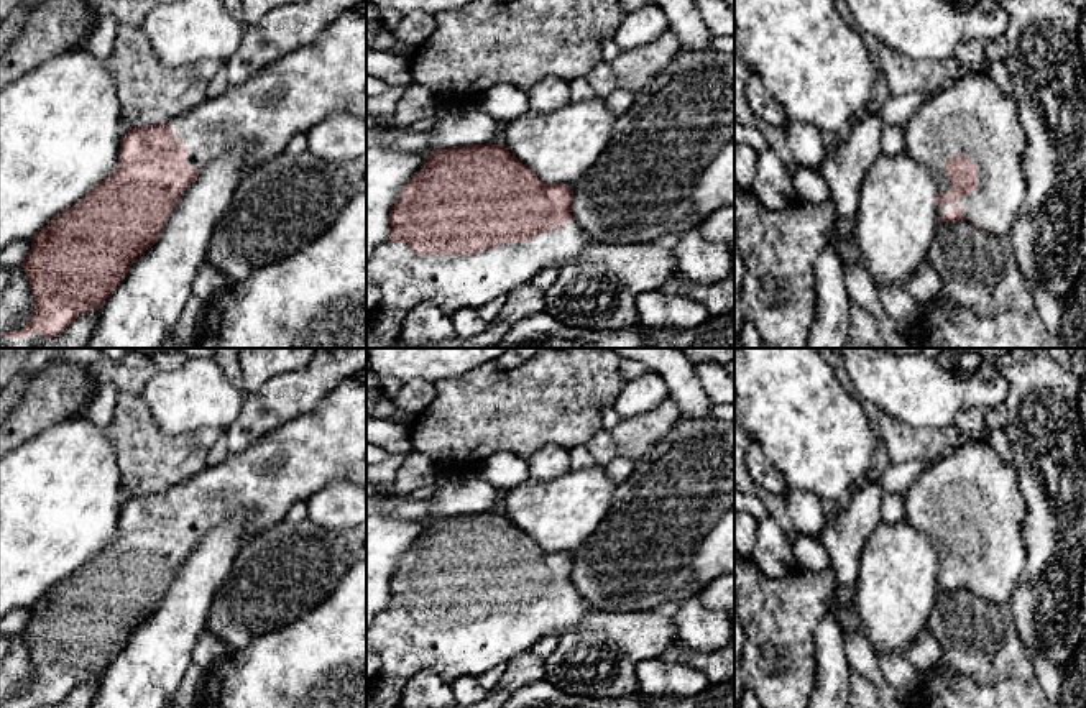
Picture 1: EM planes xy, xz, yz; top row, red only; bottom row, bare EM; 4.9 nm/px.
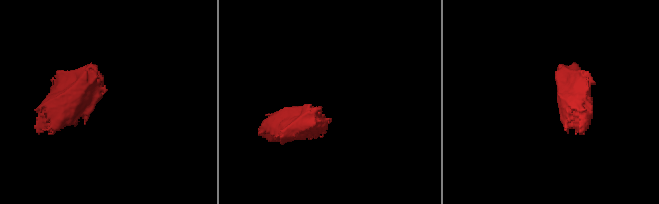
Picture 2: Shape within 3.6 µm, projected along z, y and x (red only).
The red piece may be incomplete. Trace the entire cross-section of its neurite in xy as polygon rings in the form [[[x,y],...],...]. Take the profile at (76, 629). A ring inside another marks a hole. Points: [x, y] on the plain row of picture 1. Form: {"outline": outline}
{"outline": [[[355,378],[342,381],[311,412],[263,435],[246,450],[237,455],[228,453],[223,462],[204,467],[192,478],[166,491],[131,496],[120,511],[115,540],[31,605],[31,618],[21,636],[35,665],[35,677],[23,693],[7,700],[2,708],[53,706],[77,685],[97,675],[102,677],[123,651],[131,632],[159,608],[179,567],[212,527],[243,513],[246,532],[253,539],[279,524],[294,503],[307,501],[337,480],[366,486],[366,383]]]}

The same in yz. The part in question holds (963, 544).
{"outline": [[[964,440],[951,453],[927,467],[904,496],[905,519],[933,542],[938,590],[968,588],[973,595],[1004,606],[1025,570],[1022,522],[1025,499],[1017,470],[987,440]]]}

